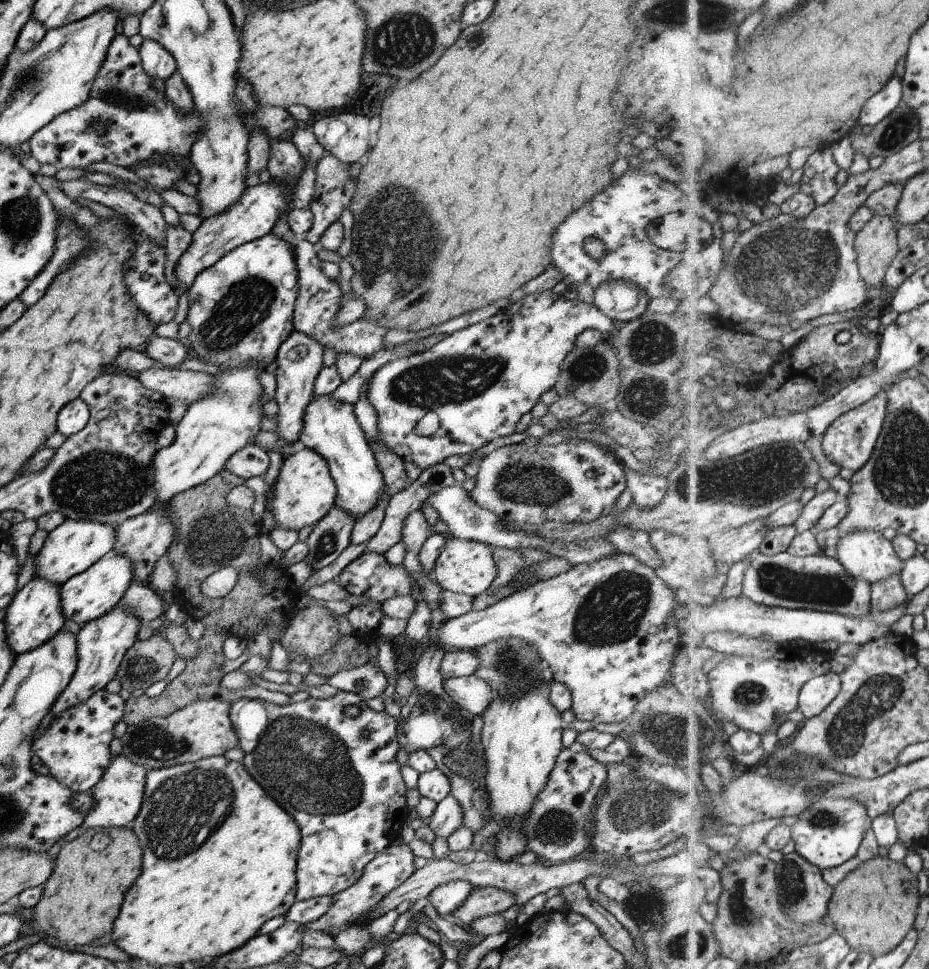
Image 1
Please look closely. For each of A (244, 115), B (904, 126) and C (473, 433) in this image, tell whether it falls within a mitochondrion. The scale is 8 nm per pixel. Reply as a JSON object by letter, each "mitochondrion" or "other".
{"A":"other","B":"mitochondrion","C":"other"}

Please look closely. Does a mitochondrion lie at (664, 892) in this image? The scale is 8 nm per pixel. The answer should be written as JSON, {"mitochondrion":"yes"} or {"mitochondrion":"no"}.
{"mitochondrion":"no"}

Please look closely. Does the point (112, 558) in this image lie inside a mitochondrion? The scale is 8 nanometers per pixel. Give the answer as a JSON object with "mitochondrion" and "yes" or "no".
{"mitochondrion":"no"}

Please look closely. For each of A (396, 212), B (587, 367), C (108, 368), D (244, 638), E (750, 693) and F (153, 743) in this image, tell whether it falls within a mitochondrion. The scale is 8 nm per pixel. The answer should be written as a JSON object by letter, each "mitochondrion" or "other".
{"A":"mitochondrion","B":"mitochondrion","C":"other","D":"other","E":"mitochondrion","F":"mitochondrion"}

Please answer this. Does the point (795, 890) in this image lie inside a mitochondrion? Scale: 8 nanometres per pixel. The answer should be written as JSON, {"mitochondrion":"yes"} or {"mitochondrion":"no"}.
{"mitochondrion":"yes"}

